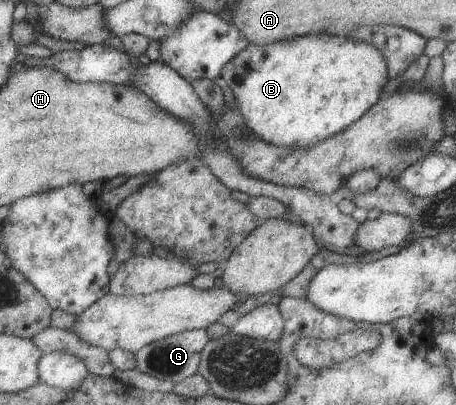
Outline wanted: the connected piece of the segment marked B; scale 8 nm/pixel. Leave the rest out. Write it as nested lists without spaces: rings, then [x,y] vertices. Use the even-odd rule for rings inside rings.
[[[328,33],[284,37],[276,43],[262,45],[251,43],[223,69],[222,78],[232,90],[253,134],[274,147],[290,147],[291,150],[308,149],[357,122],[379,100],[388,80],[384,58],[377,49]]]

